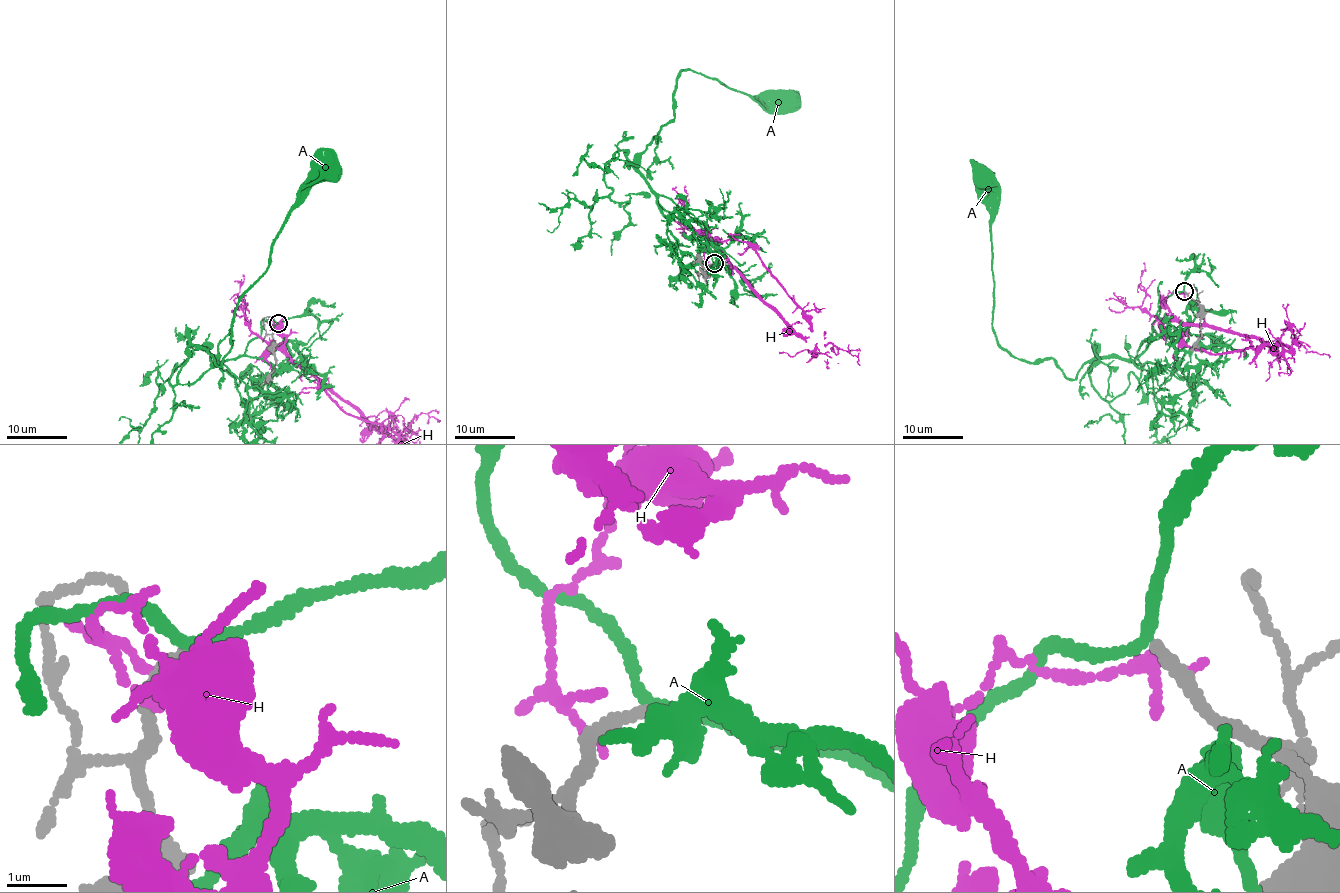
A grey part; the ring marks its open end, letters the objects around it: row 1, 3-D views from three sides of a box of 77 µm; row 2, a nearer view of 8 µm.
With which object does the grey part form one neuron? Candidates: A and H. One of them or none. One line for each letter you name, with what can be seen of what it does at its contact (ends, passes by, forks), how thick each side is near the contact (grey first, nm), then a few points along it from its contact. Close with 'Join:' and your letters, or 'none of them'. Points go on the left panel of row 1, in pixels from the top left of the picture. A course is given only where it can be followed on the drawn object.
Join: none of them

